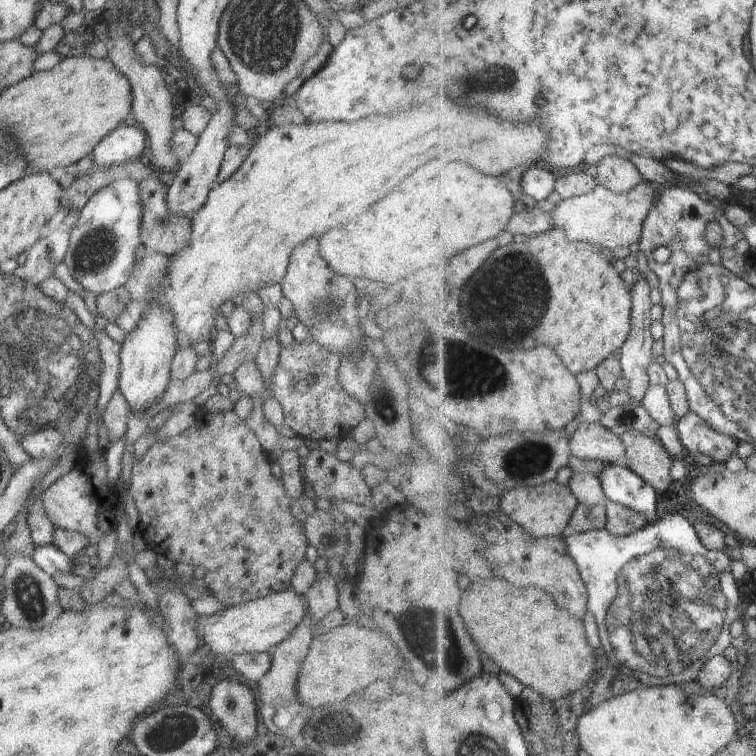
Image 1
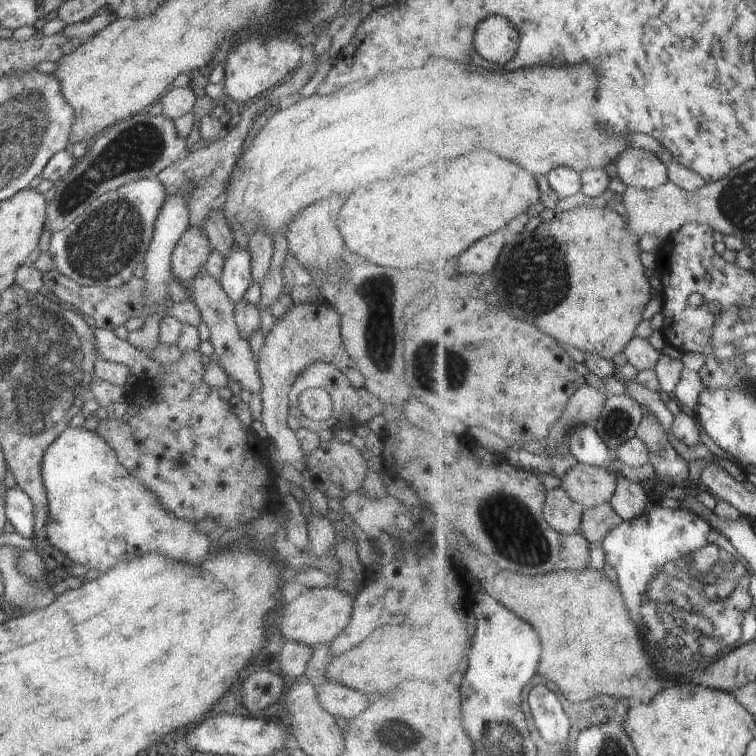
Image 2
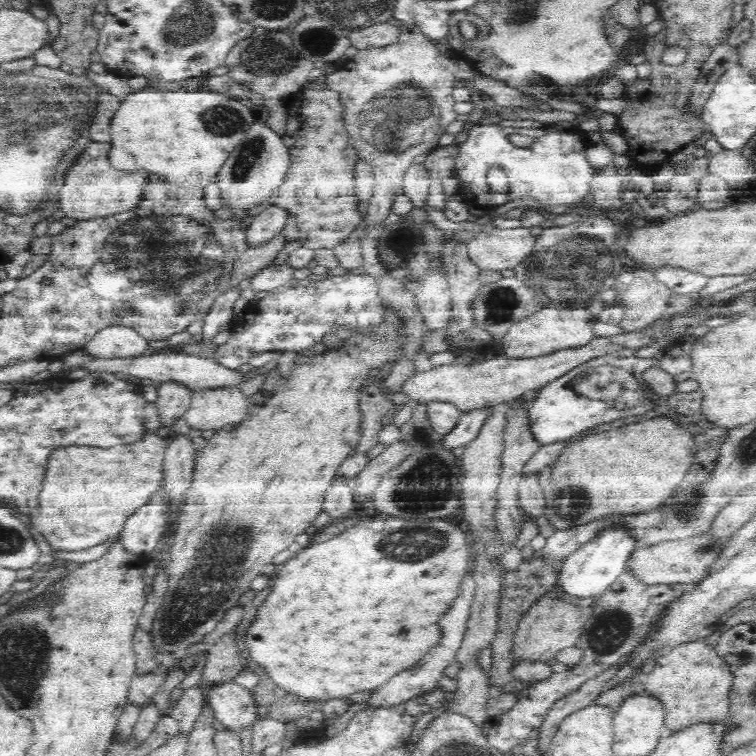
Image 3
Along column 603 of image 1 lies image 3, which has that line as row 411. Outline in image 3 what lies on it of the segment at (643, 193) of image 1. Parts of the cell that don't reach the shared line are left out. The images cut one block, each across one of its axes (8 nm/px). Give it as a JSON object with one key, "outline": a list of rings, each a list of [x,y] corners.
{"outline":[[[238,386],[202,387],[191,391],[191,401],[183,422],[196,433],[226,423],[237,423],[246,416],[249,403]]]}

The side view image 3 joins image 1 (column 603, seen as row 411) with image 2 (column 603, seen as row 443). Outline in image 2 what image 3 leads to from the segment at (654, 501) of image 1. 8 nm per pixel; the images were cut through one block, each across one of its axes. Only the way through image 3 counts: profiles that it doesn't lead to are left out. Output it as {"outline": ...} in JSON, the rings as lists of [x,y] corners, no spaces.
{"outline":[[[580,424],[570,430],[567,439],[568,447],[579,462],[598,468],[608,468],[612,474],[620,476],[620,468],[616,468],[616,455],[604,442],[598,426]]]}

